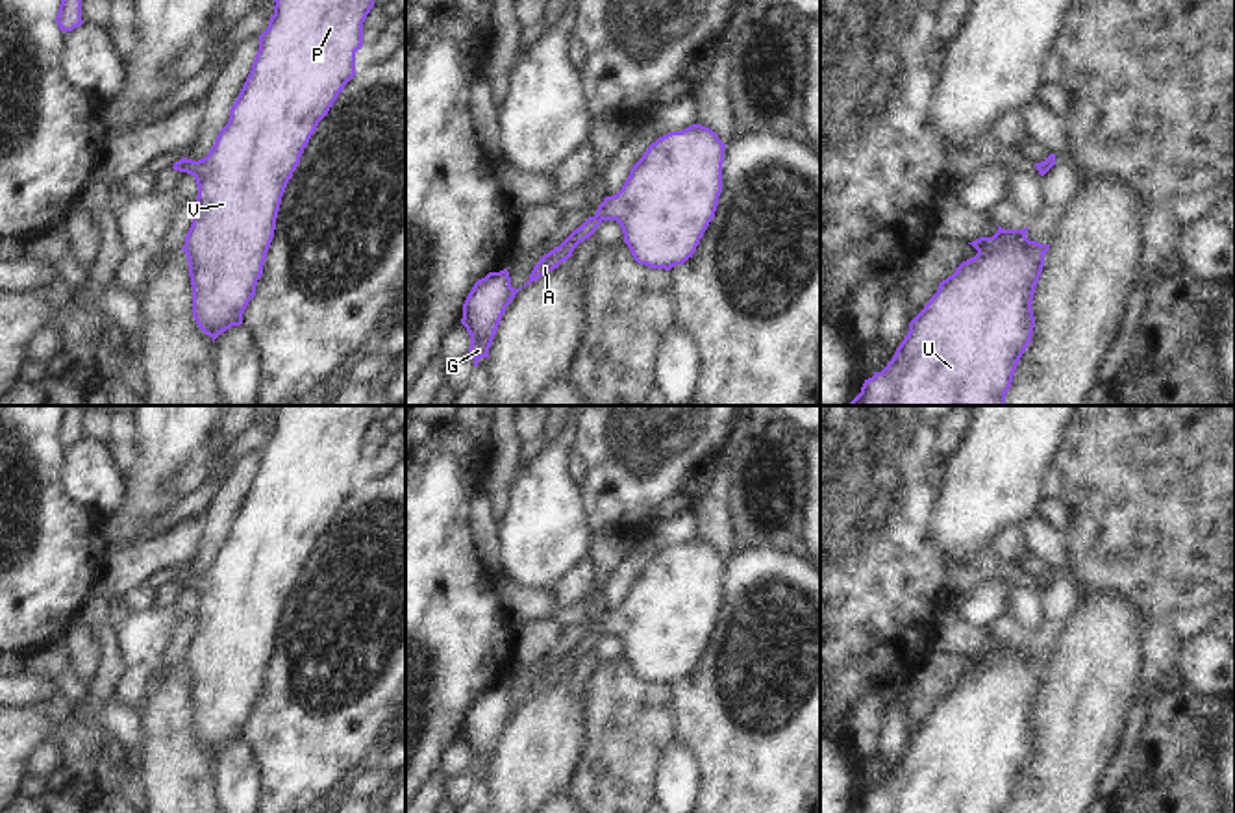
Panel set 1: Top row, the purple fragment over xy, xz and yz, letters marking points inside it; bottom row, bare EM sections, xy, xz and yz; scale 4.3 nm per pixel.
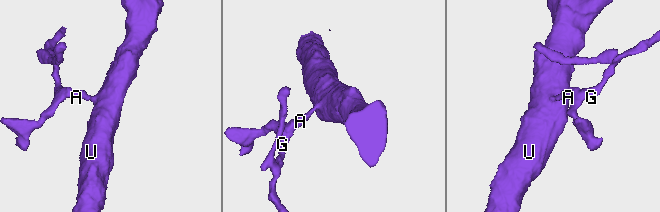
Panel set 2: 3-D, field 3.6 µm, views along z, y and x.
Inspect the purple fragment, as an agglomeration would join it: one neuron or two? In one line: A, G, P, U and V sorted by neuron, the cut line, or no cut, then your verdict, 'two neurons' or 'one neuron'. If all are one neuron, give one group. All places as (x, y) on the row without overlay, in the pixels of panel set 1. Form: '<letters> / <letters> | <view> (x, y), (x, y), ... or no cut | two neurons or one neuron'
A G P U V | no cut | one neuron

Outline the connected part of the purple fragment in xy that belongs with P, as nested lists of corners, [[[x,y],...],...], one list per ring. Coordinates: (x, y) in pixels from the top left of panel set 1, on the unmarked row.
[[[280,406],[268,443],[259,450],[252,485],[230,535],[204,574],[180,574],[174,585],[196,594],[196,628],[185,650],[193,732],[215,754],[243,739],[270,663],[281,611],[304,563],[344,500],[356,491],[363,437],[376,406]]]

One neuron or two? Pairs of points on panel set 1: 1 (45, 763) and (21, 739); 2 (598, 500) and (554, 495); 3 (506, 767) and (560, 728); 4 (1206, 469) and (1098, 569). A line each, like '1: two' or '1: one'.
1: two
2: two
3: one
4: one

